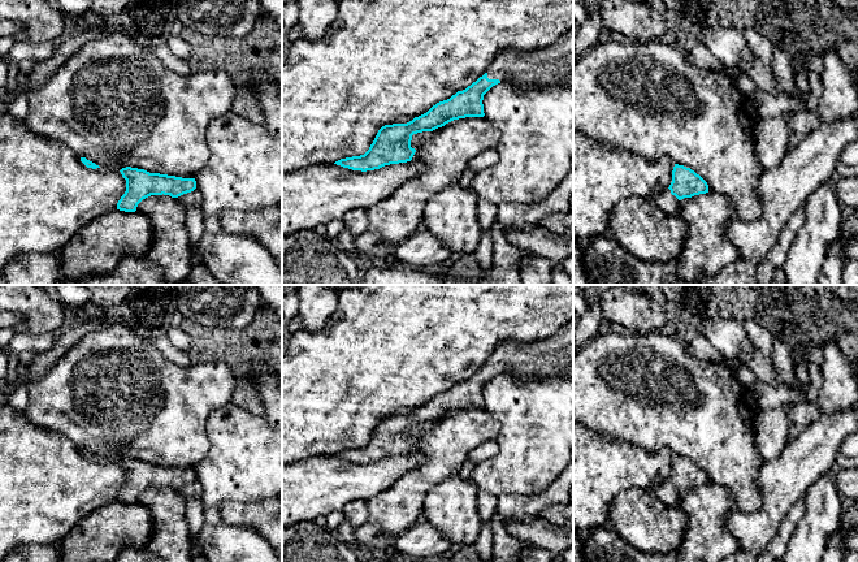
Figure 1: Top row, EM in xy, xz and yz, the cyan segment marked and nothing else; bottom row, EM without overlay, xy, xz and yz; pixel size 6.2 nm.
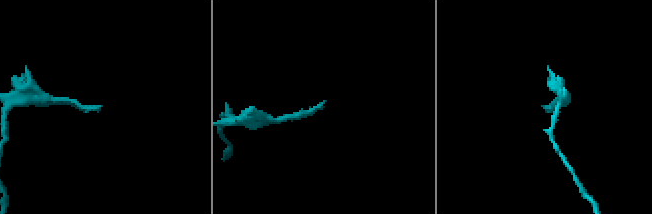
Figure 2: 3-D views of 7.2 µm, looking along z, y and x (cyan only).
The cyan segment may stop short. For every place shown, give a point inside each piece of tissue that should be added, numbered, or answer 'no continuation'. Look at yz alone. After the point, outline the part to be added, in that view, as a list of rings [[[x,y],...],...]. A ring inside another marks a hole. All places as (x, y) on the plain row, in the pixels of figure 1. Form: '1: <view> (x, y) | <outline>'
1: yz (664, 492) | [[[670,480],[651,487],[649,492],[668,507],[677,507],[680,492],[671,485]]]

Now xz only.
1: xz (551, 358) | [[[573,320],[543,340],[502,341],[486,364],[489,371],[499,371],[521,381],[573,380]]]

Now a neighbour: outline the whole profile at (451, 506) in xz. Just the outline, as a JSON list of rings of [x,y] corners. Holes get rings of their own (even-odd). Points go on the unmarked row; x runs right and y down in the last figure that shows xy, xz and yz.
[[[451,475],[426,496],[422,520],[433,524],[455,548],[474,544],[482,524],[477,493],[472,479]]]

